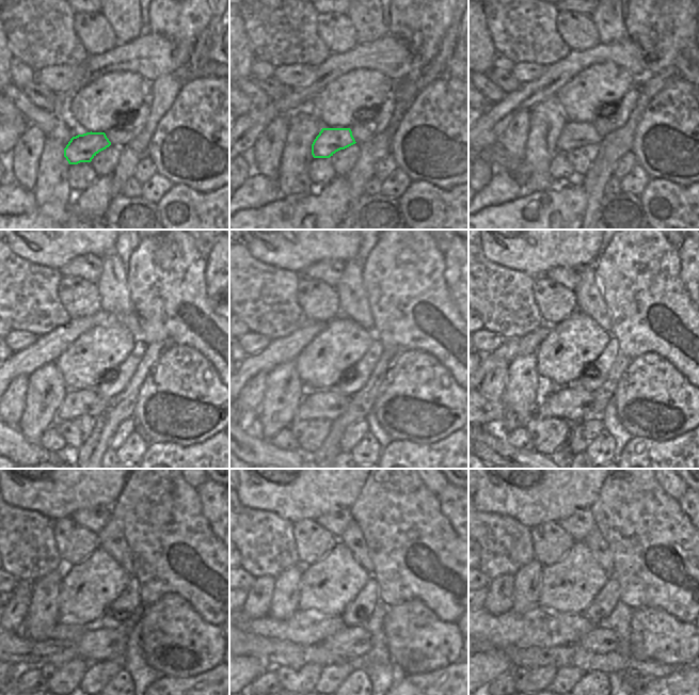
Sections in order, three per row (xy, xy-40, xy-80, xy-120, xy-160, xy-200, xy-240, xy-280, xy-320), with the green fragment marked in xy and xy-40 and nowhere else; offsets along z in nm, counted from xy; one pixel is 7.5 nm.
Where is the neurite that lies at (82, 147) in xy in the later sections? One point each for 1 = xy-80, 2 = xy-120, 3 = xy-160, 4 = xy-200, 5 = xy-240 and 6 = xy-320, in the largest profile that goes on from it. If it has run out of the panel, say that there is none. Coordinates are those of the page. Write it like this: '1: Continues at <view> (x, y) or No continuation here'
1: Continues at xy-80 (574, 135)
2: Continues at xy-120 (114, 381)
3: Continues at xy-160 (354, 378)
4: Continues at xy-200 (594, 375)
5: Continues at xy-240 (121, 610)
6: Continues at xy-320 (604, 602).

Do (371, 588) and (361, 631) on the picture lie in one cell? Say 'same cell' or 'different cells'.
different cells

